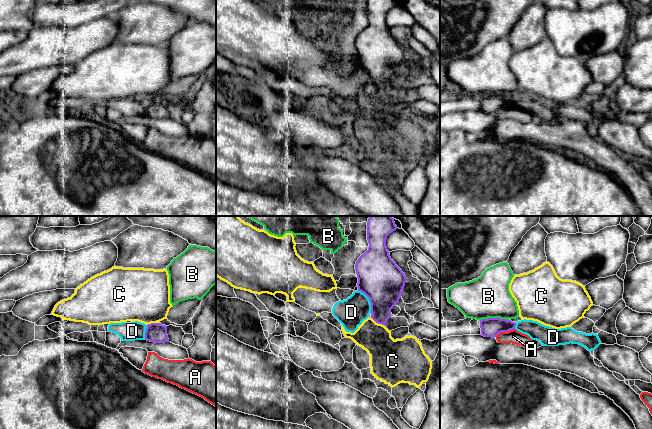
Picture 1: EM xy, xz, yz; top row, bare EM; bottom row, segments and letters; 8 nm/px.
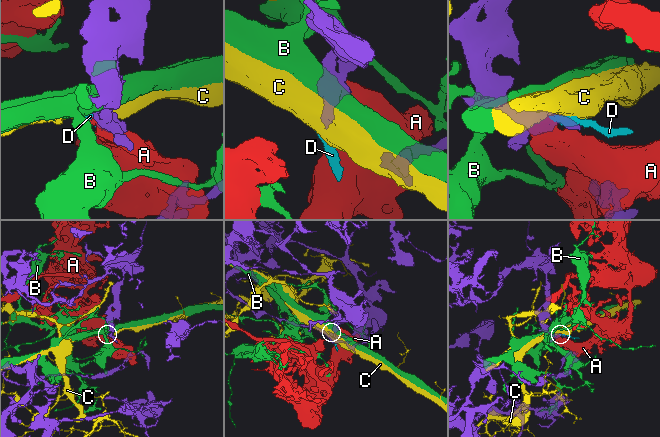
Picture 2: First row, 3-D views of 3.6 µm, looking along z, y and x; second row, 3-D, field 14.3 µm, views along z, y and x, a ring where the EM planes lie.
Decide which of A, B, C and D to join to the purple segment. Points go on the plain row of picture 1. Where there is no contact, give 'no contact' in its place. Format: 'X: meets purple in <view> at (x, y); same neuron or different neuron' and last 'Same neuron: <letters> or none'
A: meets purple in yz at (504, 107); different neuron
B: meets purple in yz at (493, 94); different neuron
C: meets purple in xz at (378, 99); different neuron
D: meets purple in xz at (369, 75); different neuron
Same neuron: none

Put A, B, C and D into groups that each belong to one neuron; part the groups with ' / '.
A / B / C / D

